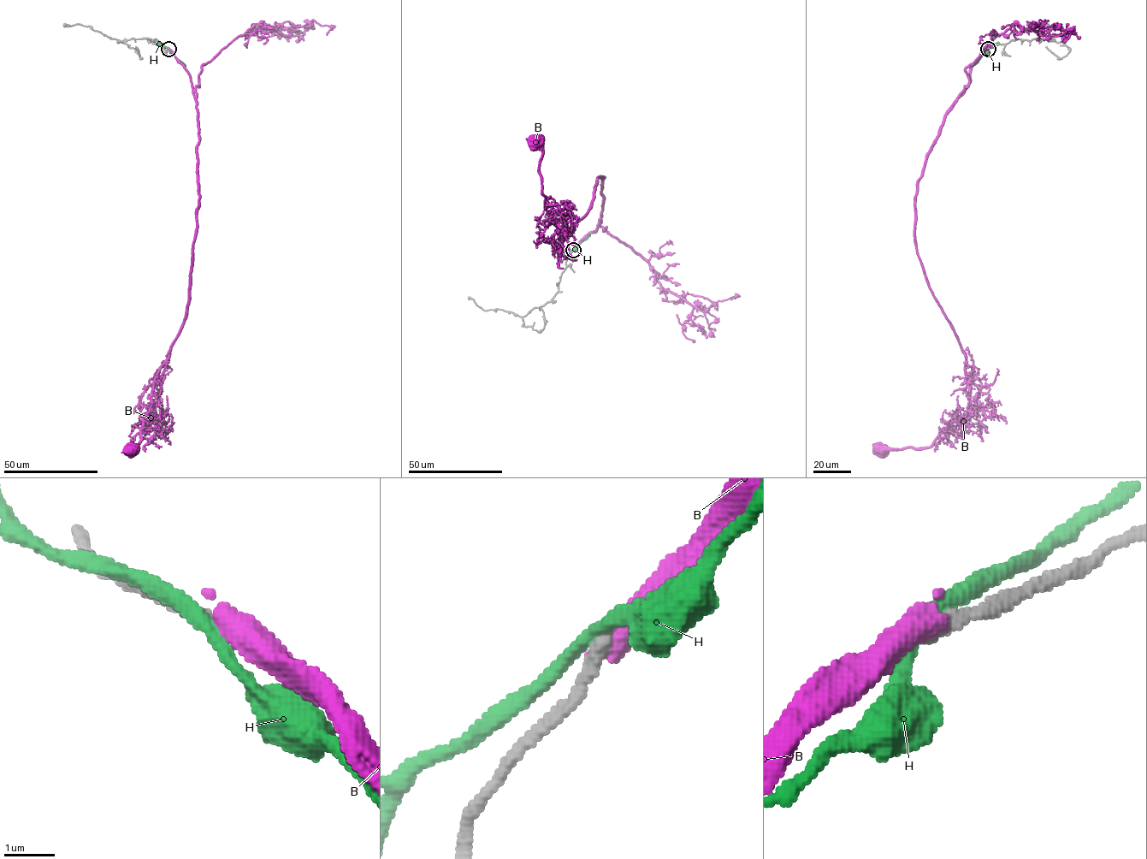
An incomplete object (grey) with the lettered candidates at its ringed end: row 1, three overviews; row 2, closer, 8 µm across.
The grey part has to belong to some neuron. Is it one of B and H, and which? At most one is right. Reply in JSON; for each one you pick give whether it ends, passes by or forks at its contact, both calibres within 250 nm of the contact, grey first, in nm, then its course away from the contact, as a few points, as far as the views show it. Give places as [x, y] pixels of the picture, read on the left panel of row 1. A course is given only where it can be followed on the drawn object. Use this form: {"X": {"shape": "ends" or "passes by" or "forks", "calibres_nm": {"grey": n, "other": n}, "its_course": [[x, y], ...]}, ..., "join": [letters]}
{"join": []}

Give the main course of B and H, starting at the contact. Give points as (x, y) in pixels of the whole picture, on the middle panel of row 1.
B: (572, 250), (596, 229), (603, 176), (584, 215), (572, 228), (556, 231), (542, 192), (535, 141)
H: (572, 250), (590, 235)

